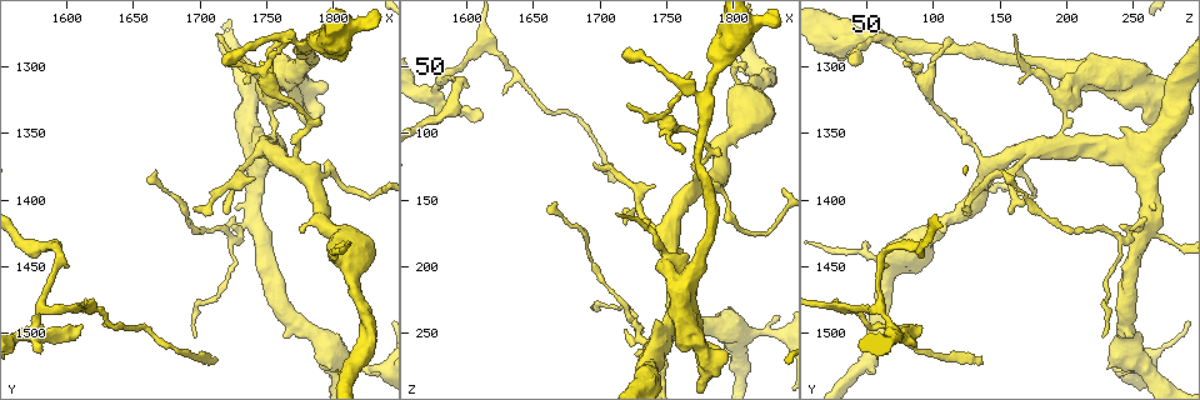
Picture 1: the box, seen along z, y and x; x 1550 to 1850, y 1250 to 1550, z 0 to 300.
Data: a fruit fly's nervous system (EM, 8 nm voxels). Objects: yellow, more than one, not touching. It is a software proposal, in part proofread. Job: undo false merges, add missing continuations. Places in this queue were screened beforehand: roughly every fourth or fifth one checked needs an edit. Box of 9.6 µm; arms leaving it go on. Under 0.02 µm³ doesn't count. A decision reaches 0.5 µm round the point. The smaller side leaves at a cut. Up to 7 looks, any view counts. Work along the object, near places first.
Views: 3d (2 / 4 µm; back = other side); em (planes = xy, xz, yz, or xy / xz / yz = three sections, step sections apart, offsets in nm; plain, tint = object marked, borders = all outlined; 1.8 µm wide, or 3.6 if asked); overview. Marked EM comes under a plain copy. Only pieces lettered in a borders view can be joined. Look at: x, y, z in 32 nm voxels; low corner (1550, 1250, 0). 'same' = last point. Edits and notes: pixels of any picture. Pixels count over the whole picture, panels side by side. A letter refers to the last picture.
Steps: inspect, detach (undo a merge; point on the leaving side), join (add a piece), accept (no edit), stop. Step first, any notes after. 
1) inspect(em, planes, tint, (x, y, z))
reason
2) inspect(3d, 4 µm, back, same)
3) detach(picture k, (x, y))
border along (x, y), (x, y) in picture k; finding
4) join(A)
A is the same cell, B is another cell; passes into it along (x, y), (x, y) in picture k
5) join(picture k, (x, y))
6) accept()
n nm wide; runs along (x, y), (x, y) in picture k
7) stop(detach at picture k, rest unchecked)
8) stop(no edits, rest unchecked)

inspect(em, xy, step 4, borders, (1568, 1500, 70))
thin arm on a thick one

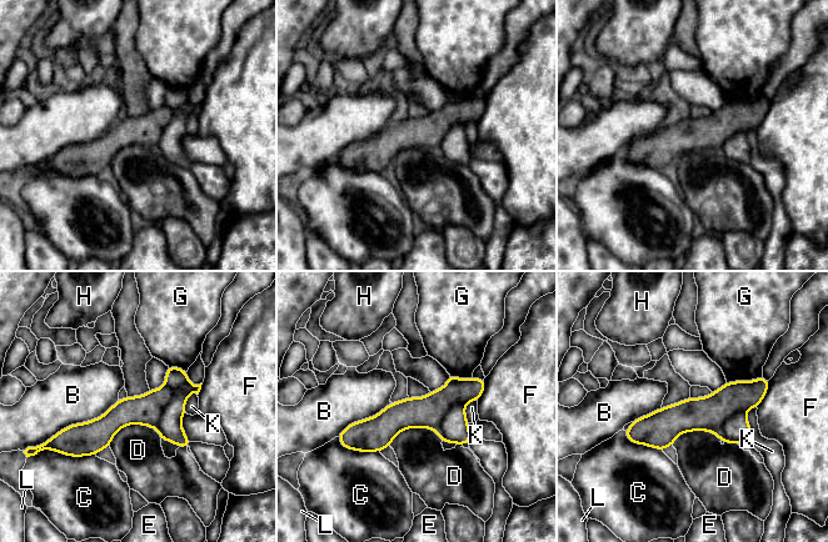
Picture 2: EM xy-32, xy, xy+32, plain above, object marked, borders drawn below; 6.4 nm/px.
inspect(em, planes, borders, same)
cut it another way

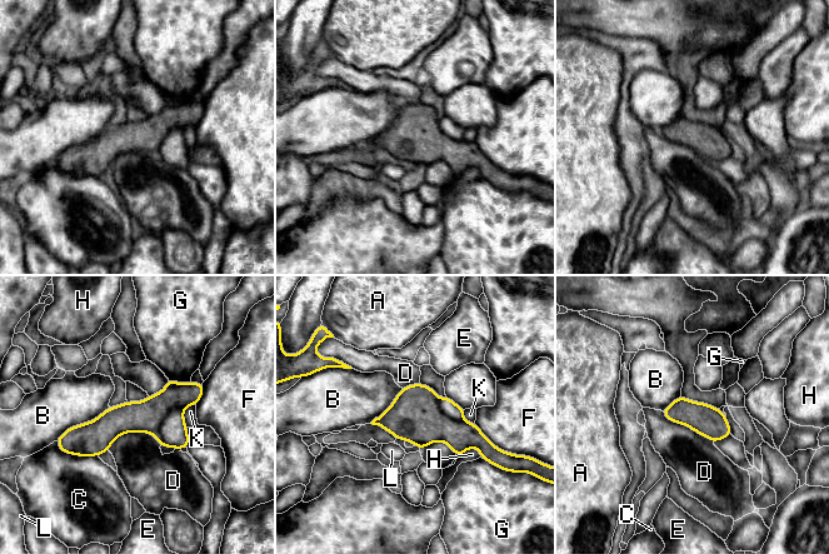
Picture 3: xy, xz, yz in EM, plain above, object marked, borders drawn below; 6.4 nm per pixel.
detach(picture 3, (146, 415))
A, B, C, D, E, F, G, H, K and L are other cells; the part that leaves runs along (200, 385), (65, 442) in picture 3; two cells meet here

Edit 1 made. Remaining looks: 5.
inspect(em, xy, step 8, tint, (1614, 1478, 32))

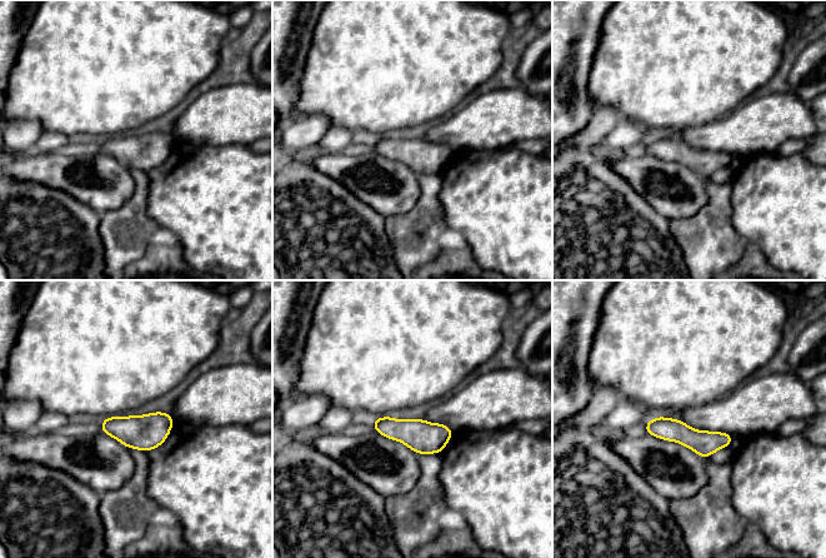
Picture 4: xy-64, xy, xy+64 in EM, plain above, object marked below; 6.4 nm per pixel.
inspect(em, planes, tint, same)

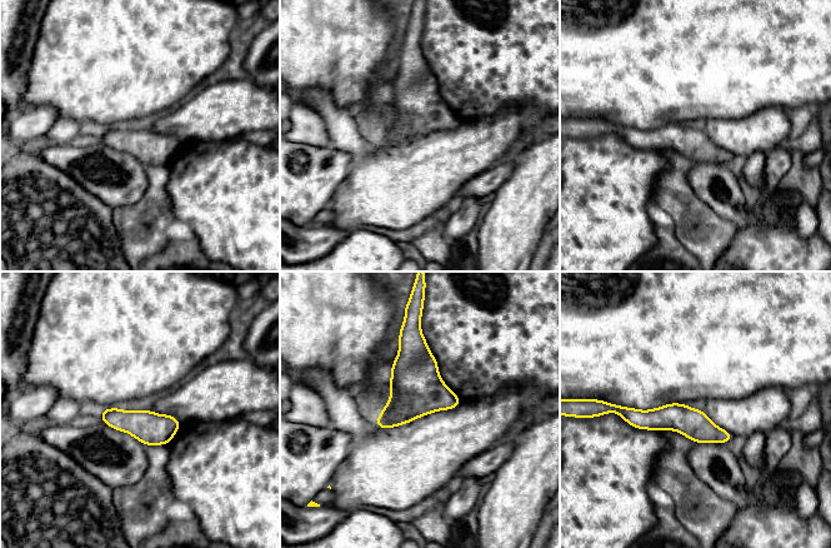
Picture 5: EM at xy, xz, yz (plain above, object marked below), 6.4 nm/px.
inspect(em, planes, borders, same)

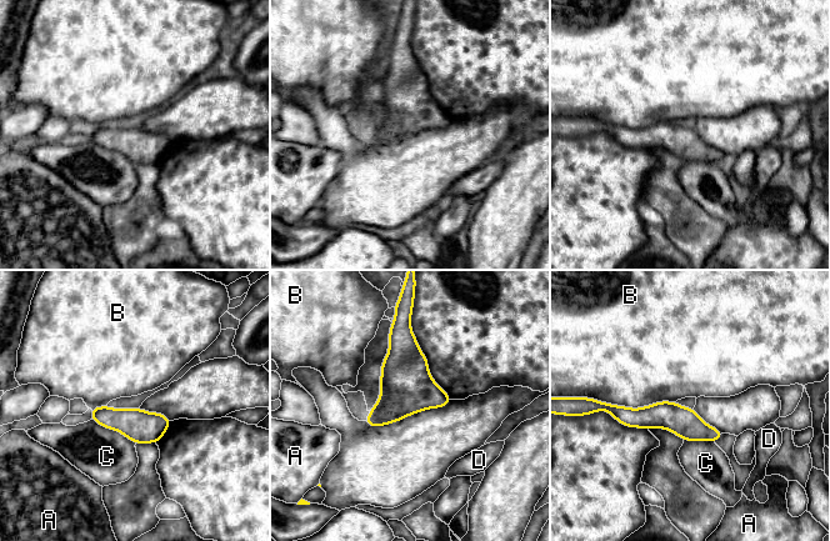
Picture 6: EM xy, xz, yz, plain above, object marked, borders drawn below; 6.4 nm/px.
accept()
A, B, C and D are other cells; runs along (615, 414), (675, 417), (719, 434) in picture 6; all the same cell

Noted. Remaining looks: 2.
inspect(em, 3.6 µm, planes, tint, (1768, 1312, 244))
arms part here

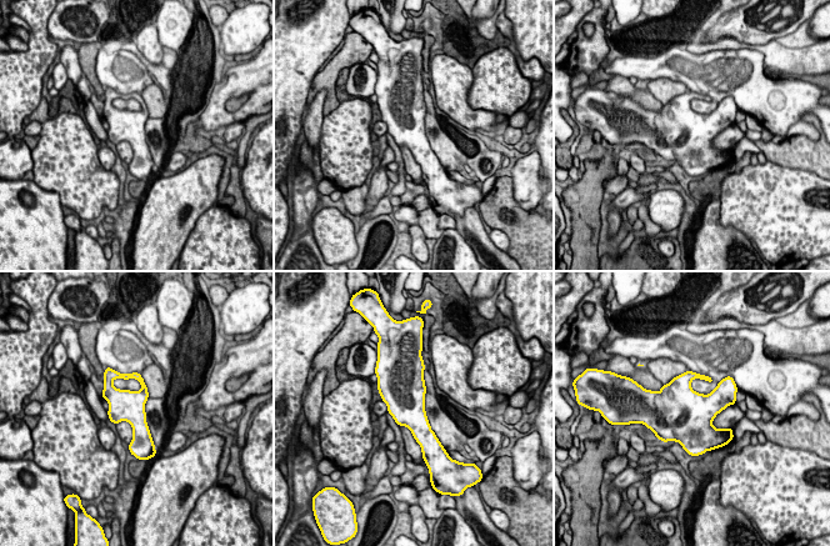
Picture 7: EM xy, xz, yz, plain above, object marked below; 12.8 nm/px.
inspect(em, 3.6 µm, planes, borders, same)
what lies round it

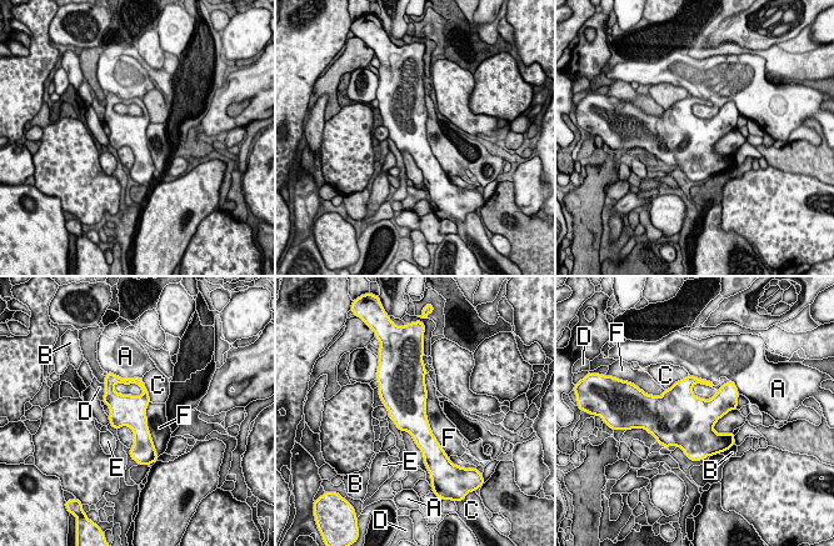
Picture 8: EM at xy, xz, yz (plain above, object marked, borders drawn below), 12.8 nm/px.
accept()
A, B, C, D, E and F are other cells; border along (425, 374), (427, 420), (443, 450) in picture 8; one cell here

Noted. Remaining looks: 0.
stop(detach at picture 3, rest unchecked)

